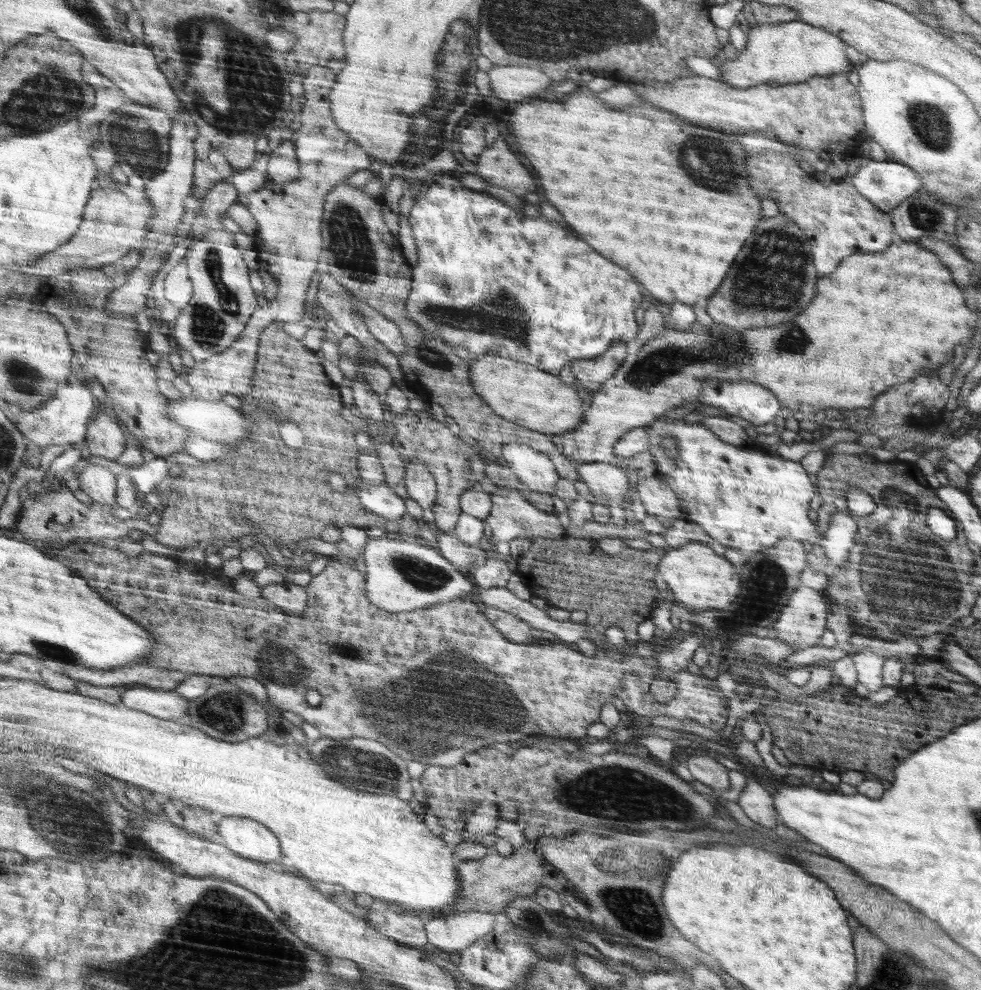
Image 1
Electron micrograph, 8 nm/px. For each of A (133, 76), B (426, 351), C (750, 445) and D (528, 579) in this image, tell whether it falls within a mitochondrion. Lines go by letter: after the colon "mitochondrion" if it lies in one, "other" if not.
A: other
B: mitochondrion
C: other
D: other

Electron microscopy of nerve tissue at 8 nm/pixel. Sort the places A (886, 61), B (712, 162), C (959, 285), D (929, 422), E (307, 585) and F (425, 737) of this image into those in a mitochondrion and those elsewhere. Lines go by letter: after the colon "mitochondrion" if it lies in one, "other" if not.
A: other
B: mitochondrion
C: other
D: other
E: other
F: mitochondrion

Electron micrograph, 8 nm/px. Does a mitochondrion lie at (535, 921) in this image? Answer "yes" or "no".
no

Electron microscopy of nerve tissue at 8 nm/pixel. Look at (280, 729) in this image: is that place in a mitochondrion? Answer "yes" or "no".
yes

